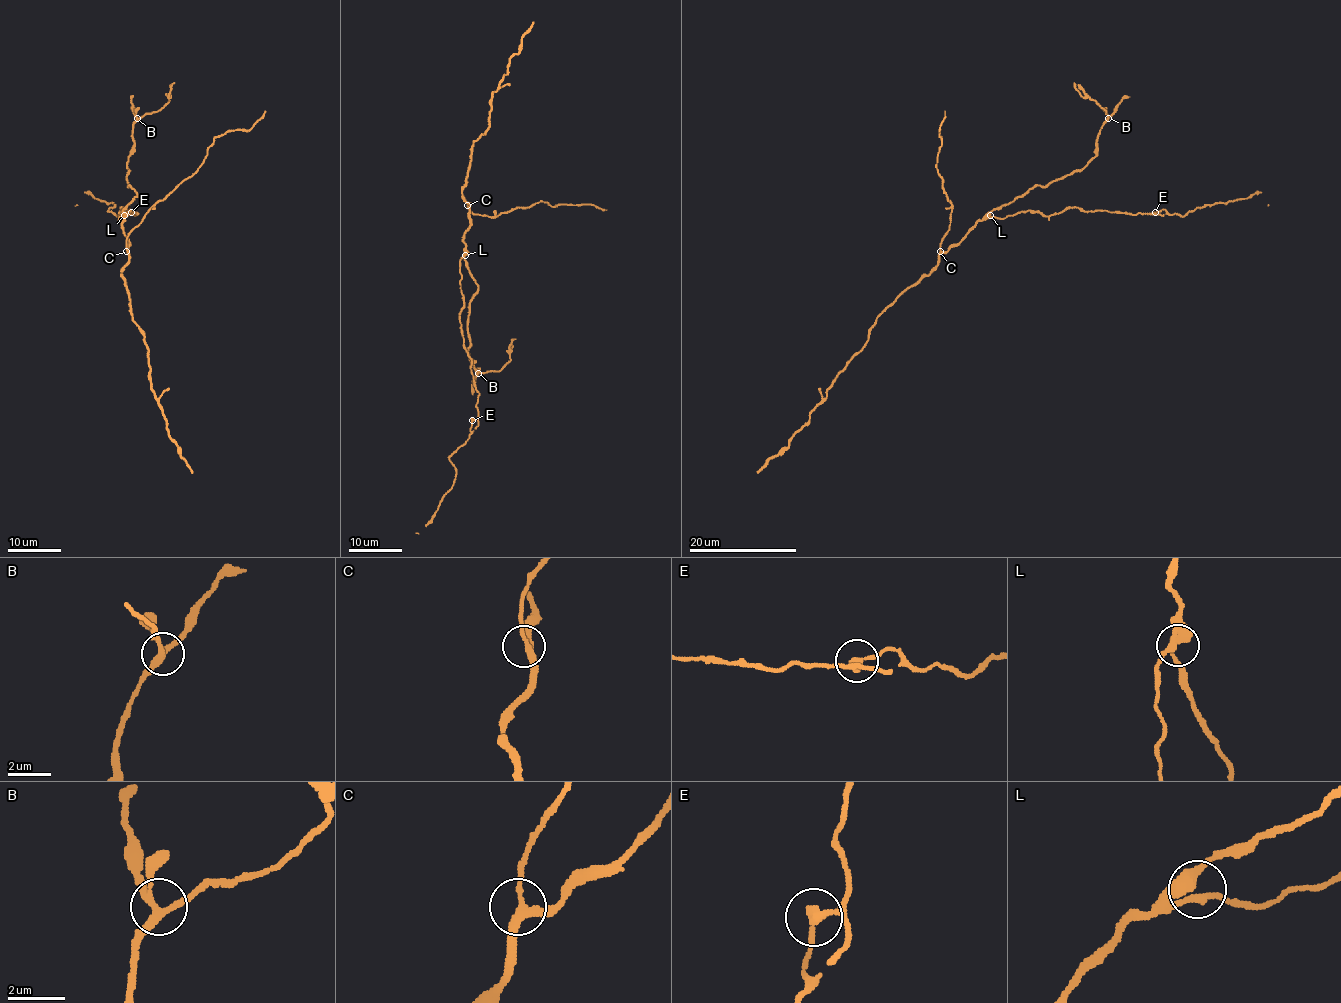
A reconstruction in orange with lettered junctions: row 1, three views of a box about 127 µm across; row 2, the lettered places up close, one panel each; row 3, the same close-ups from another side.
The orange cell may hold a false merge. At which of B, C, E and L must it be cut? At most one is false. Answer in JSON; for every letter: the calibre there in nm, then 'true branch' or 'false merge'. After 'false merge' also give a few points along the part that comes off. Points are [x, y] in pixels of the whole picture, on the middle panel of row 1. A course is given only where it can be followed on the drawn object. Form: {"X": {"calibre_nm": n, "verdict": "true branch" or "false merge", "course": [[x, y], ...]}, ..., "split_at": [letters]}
{"B": {"calibre_nm": 280, "verdict": "true branch"}, "C": {"calibre_nm": 240, "verdict": "true branch"}, "E": {"calibre_nm": 240, "verdict": "true branch"}, "L": {"calibre_nm": 400, "verdict": "true branch"}, "split_at": []}

